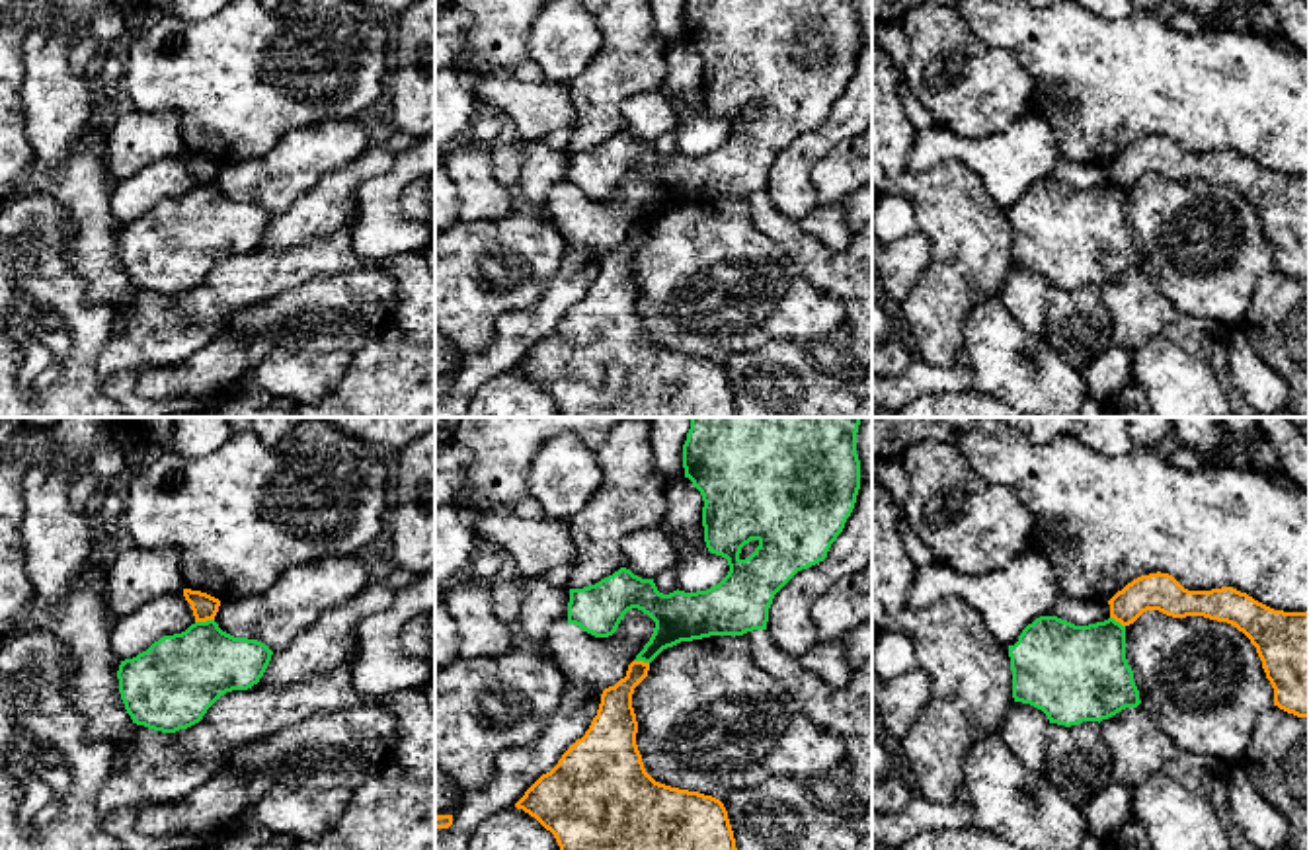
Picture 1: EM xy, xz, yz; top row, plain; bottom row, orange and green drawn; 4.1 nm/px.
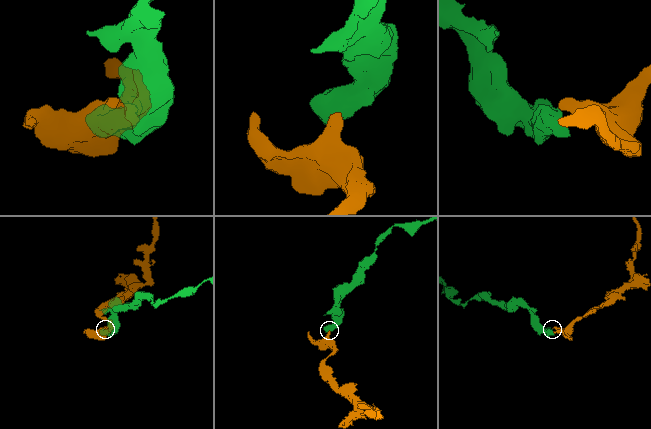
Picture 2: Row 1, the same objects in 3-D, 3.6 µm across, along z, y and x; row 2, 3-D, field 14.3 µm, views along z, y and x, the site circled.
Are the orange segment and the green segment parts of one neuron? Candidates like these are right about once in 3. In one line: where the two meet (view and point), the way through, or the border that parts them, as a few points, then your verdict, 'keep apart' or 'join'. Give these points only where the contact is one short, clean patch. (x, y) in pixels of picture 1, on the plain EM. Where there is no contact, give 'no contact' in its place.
meets orange in xy at (203, 184); border along xy (213, 182), (196, 186); keep apart

